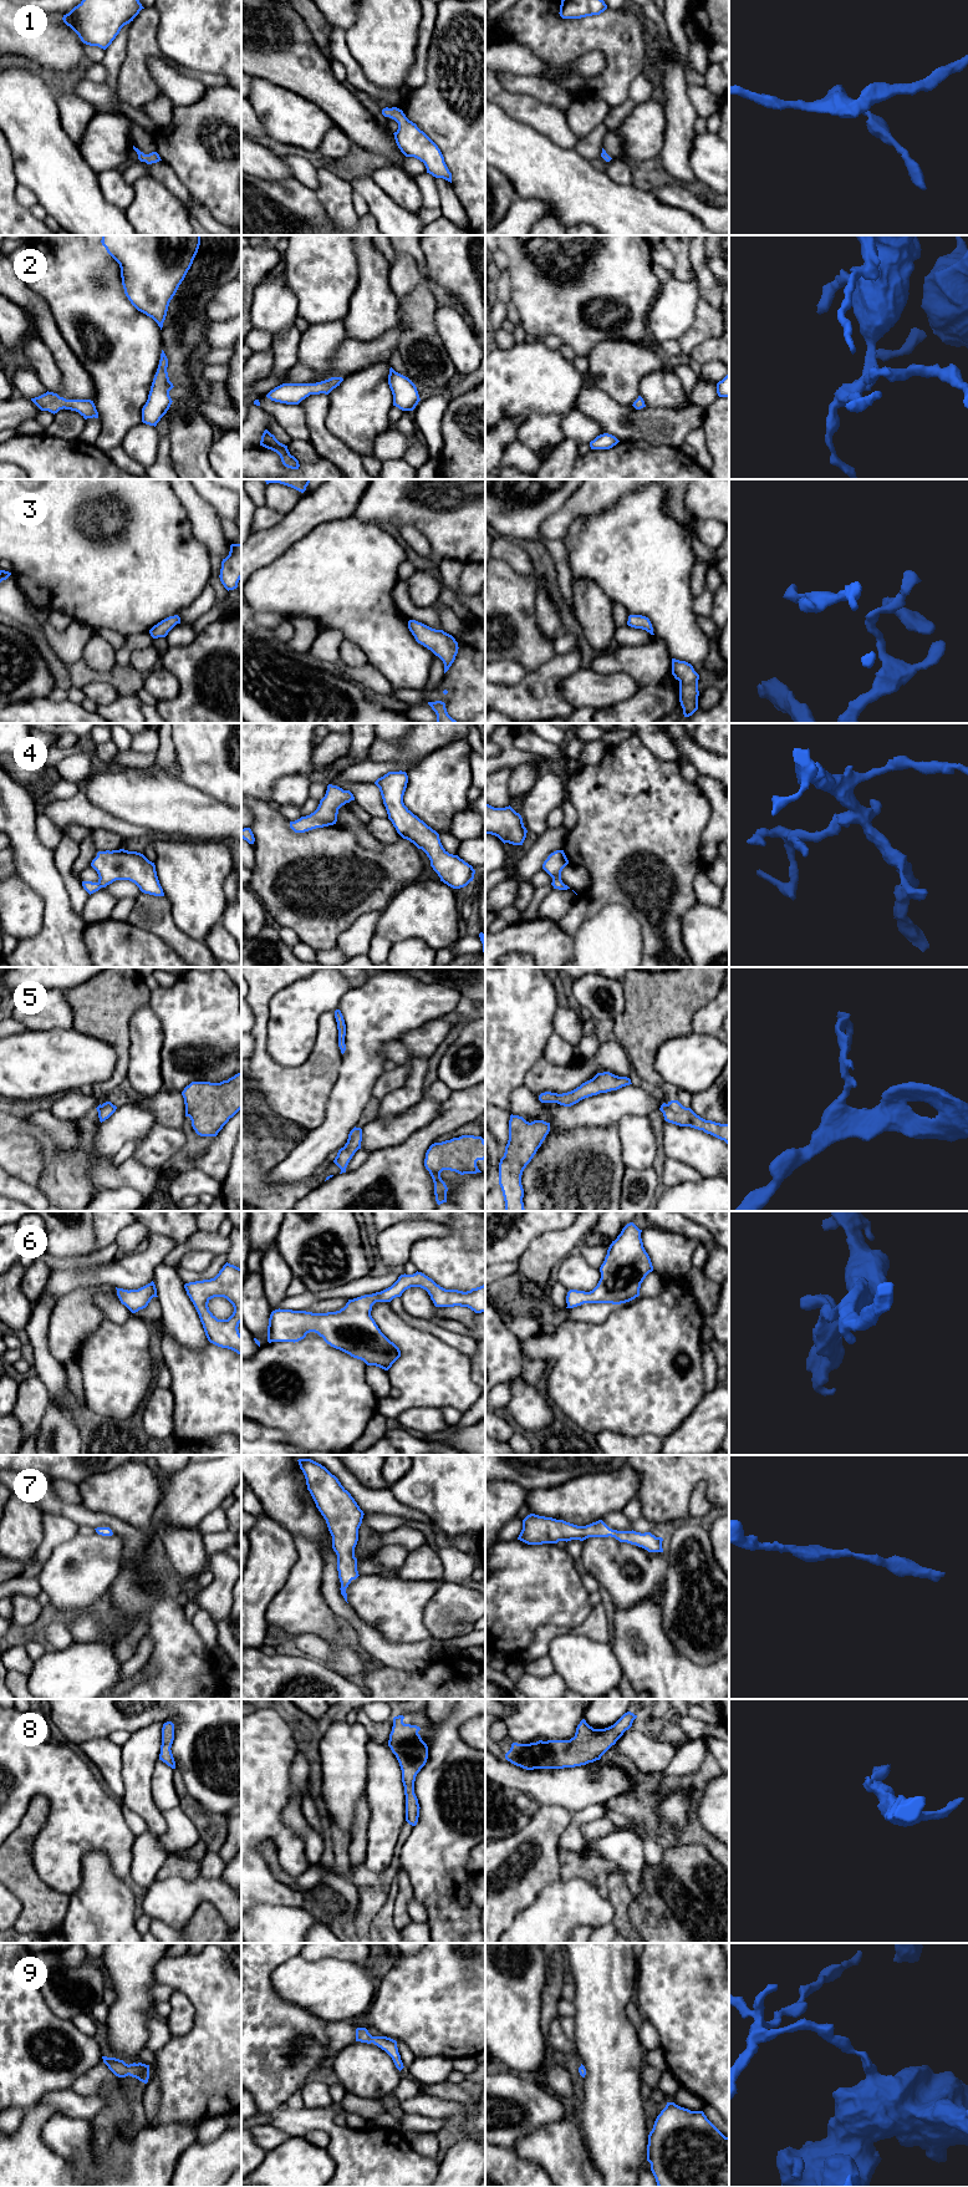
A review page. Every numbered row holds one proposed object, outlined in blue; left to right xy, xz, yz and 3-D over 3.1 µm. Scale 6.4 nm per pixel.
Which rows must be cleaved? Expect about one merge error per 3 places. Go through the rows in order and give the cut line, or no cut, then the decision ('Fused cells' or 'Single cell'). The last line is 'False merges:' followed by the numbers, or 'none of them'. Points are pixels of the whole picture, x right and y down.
1: No split. Single cell
2: No split. Single cell
3: No split. Single cell
4: No split. Single cell
5: No split. Single cell
6: No split. Single cell
7: No split. Single cell
8: No split. Single cell
9: No split. Single cell
False merges: none of them

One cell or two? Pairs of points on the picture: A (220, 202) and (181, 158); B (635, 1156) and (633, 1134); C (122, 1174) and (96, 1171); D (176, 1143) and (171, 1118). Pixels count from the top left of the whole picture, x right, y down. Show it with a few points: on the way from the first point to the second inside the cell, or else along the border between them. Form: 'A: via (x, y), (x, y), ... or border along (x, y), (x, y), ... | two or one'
A: via (213, 191), (192, 169) | one
B: via (635, 1152), (635, 1139) | one
C: via (116, 1174), (102, 1174) | one
D: border along (157, 1123), (181, 1129) | two

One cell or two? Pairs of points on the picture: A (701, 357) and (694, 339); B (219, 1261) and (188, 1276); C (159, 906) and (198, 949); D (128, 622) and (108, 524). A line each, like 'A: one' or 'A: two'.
A: two
B: one
C: one
D: one

